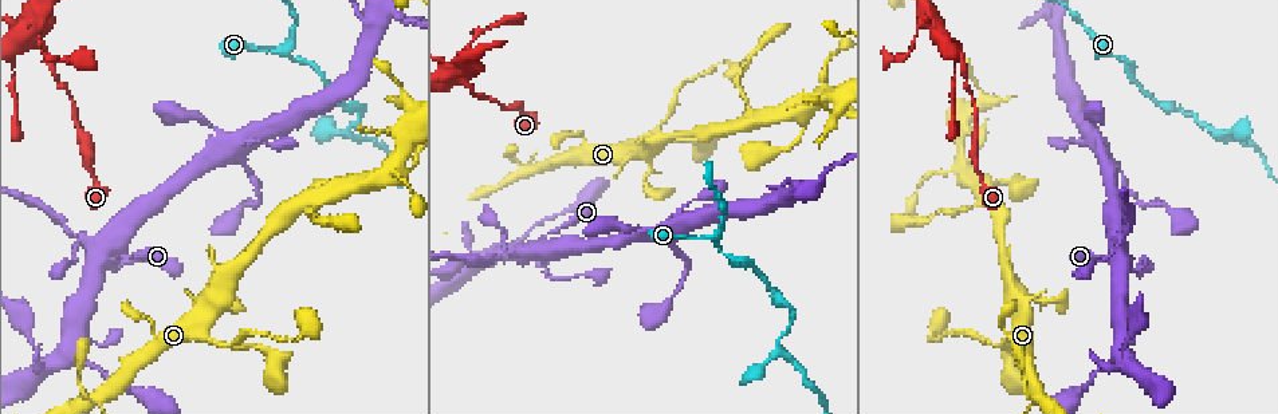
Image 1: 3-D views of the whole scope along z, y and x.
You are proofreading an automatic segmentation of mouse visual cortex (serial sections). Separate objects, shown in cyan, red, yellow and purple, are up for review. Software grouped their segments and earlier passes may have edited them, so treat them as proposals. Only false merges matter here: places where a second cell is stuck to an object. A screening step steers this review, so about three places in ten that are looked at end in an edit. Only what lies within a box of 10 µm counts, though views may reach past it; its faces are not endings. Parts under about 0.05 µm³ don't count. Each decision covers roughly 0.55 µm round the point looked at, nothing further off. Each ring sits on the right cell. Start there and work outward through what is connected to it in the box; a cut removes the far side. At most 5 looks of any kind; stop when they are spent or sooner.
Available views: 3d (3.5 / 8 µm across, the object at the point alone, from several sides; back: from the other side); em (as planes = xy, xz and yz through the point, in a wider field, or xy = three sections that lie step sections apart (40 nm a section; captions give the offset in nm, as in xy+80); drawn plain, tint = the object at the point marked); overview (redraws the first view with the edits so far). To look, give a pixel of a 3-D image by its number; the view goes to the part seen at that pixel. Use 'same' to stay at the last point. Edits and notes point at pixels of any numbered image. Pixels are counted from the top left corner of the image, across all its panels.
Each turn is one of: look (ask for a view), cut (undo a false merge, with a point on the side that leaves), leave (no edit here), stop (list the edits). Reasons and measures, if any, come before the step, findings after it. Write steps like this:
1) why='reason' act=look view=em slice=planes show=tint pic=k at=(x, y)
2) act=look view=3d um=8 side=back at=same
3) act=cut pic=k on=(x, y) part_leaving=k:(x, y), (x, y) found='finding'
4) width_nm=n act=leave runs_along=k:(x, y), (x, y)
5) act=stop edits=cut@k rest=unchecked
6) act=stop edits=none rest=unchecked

why='small branch off a trunk' act=look view=3d um=3.5 side=back pic=1 at=(321, 199)

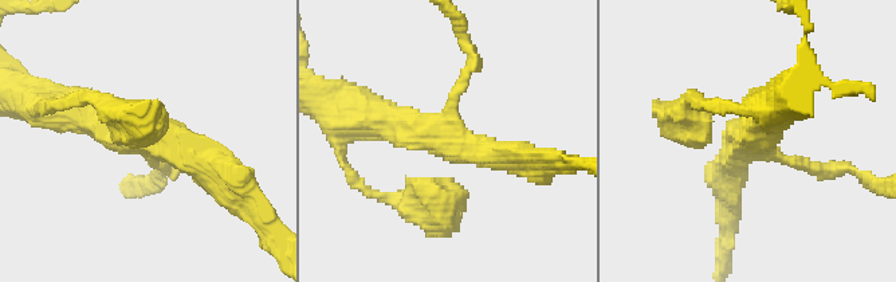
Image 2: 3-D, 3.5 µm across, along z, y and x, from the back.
arms=3 arm_widths_nm=150,350,400 act=look view=em slice=xy step=1 show=tint pic=2 at=(751, 138)

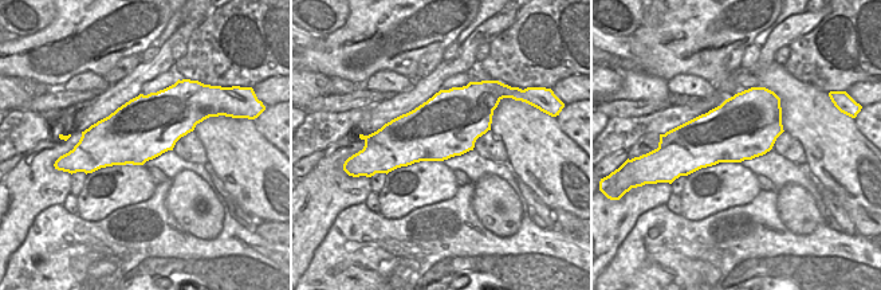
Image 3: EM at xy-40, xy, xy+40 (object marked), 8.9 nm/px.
act=look view=em slice=planes show=tint at=same

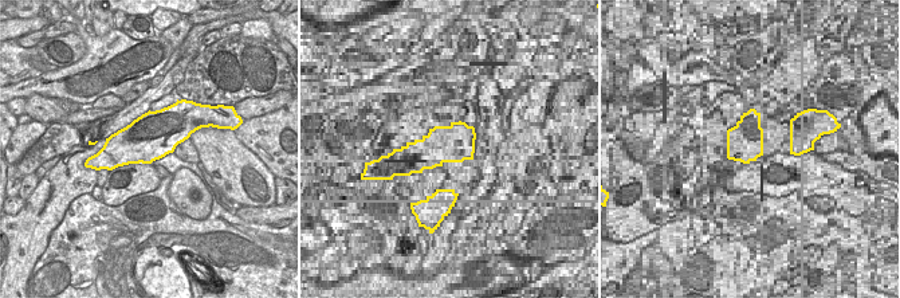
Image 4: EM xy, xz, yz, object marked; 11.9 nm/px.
act=leave runs_along=2:(219, 175), (173, 145), (62, 113) found='one cell here'

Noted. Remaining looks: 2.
why='three-way junction' act=look view=3d um=3.5 pic=1 at=(1108, 55)

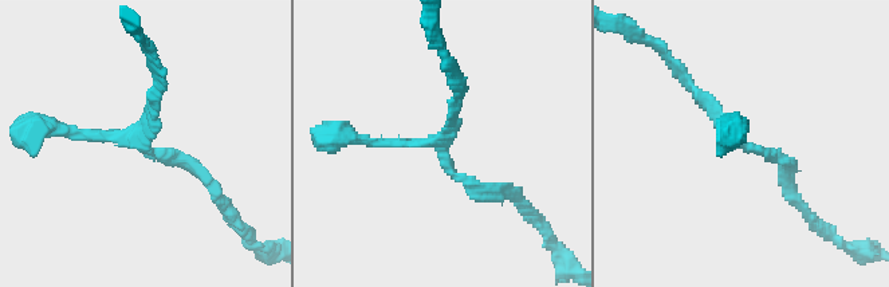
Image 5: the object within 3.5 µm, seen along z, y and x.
act=leave found='all the same cell'

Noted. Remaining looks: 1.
act=stop edits=none rest=unchecked

